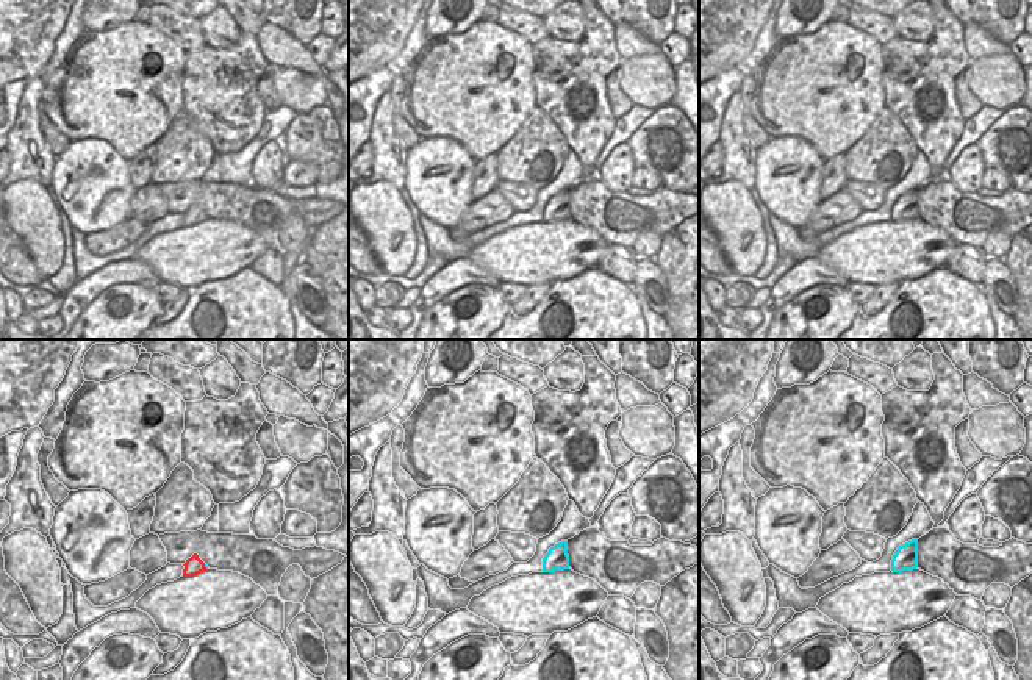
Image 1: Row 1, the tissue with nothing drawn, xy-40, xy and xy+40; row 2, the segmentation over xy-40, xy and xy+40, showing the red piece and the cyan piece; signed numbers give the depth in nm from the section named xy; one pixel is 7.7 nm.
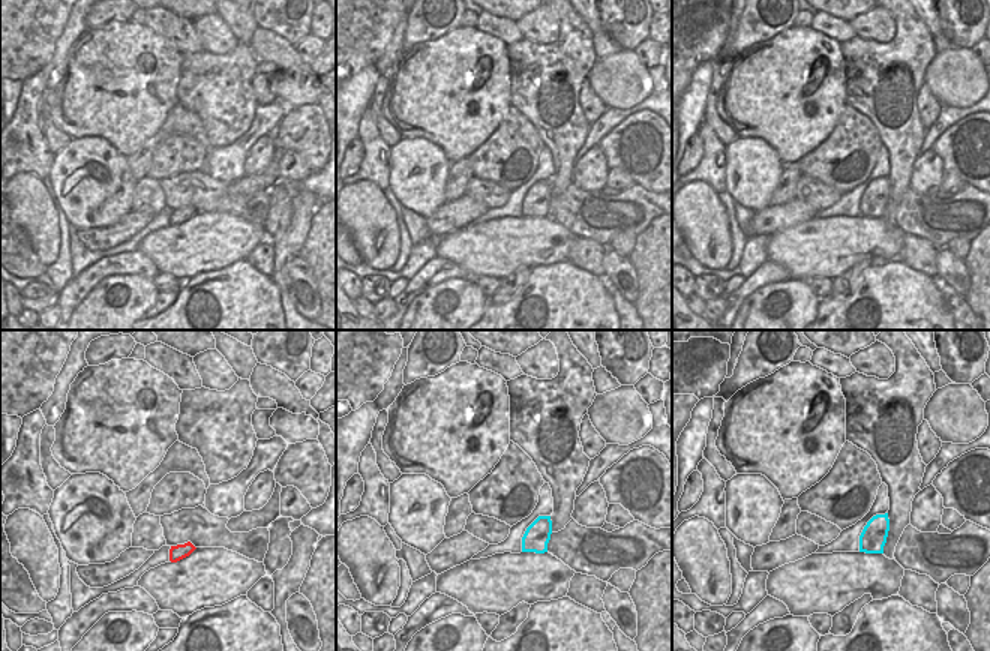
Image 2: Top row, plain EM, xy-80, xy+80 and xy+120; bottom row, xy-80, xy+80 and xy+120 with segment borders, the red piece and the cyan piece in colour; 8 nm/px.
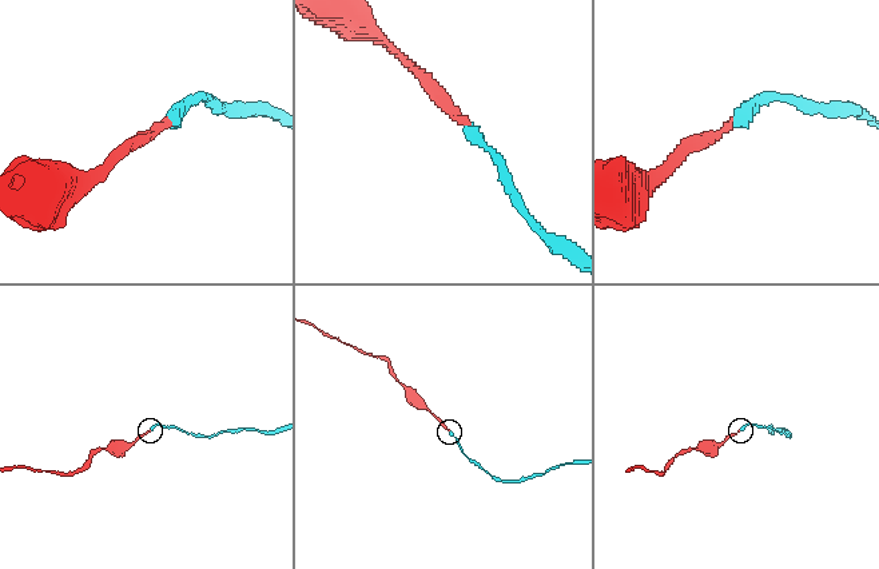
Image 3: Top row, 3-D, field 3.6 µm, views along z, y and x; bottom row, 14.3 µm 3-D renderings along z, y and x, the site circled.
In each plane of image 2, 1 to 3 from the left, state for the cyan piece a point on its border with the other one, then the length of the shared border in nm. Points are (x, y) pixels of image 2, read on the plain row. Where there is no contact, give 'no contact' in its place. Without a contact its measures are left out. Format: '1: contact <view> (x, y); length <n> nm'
1: no contact
2: no contact
3: no contact

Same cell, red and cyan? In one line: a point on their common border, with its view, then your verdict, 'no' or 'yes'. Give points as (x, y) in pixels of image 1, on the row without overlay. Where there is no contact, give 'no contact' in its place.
xy-40 (204, 216) | yes

